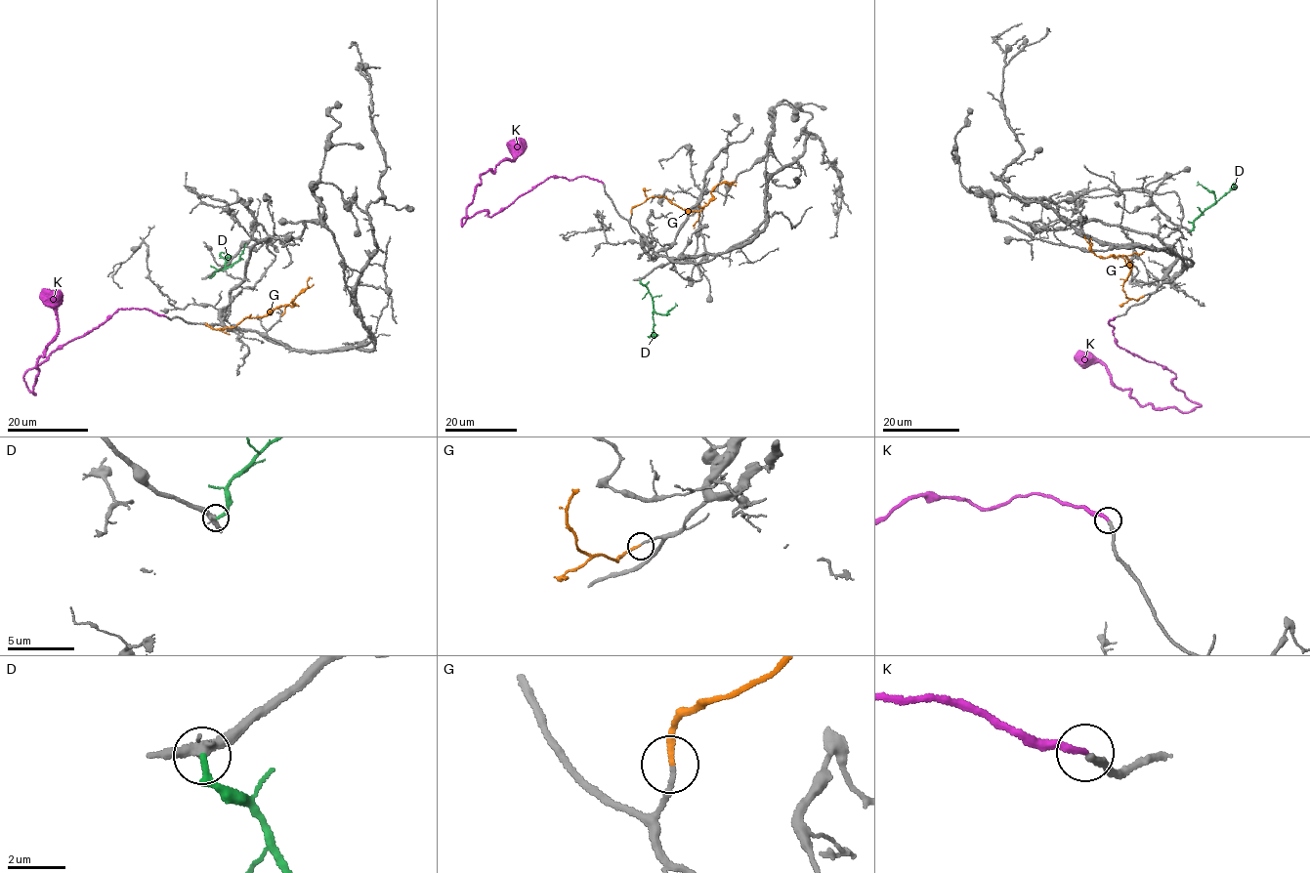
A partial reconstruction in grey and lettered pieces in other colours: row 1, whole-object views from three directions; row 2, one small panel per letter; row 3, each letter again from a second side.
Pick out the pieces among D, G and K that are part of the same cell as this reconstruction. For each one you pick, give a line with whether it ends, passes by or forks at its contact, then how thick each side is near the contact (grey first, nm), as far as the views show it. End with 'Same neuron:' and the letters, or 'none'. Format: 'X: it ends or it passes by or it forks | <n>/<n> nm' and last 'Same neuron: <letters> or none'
G: it ends | 160/200 nm
K: it ends | 240/240 nm
Same neuron: G, K

